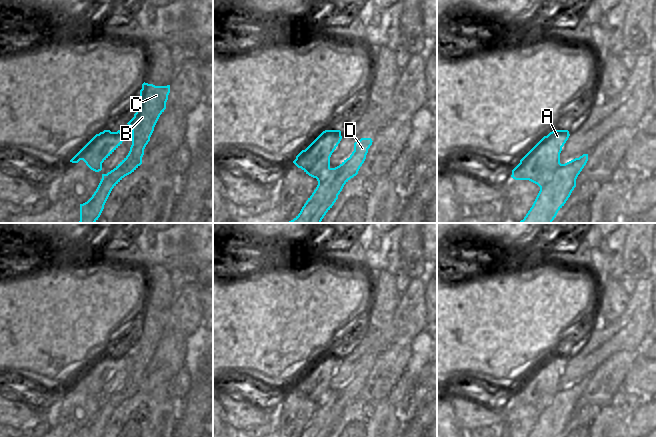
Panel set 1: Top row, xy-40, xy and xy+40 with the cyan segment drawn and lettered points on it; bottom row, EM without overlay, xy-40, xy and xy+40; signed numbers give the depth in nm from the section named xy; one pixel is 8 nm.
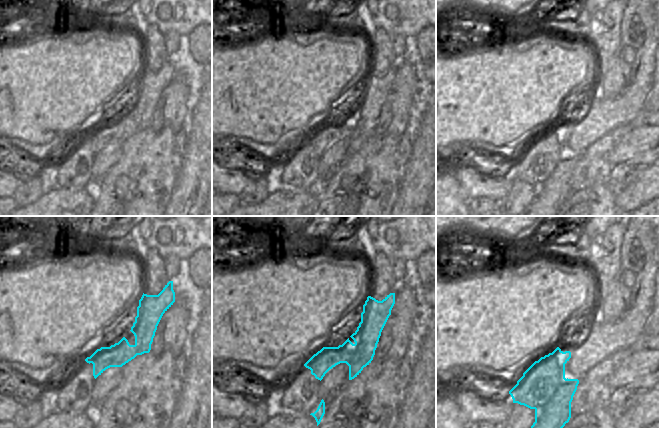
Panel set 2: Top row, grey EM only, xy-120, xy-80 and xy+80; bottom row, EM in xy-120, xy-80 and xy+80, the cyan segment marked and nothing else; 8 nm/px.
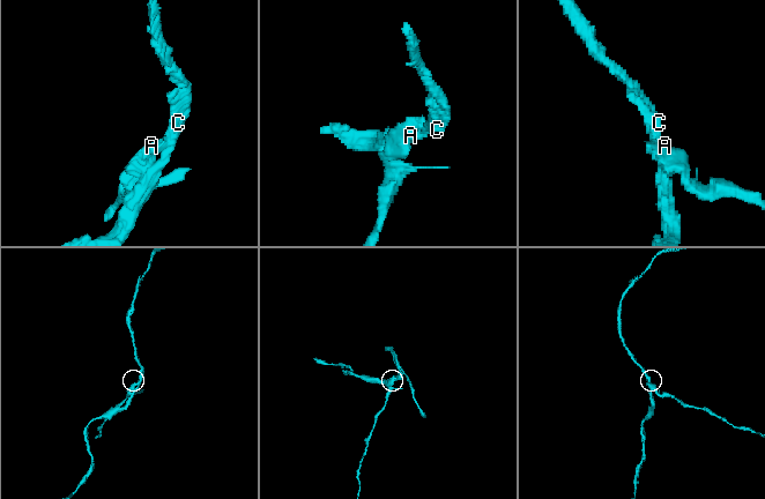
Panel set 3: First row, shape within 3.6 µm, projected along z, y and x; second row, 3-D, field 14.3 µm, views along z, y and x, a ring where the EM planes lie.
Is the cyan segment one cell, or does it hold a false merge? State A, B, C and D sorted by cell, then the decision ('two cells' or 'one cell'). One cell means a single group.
A / B C D; two cells

